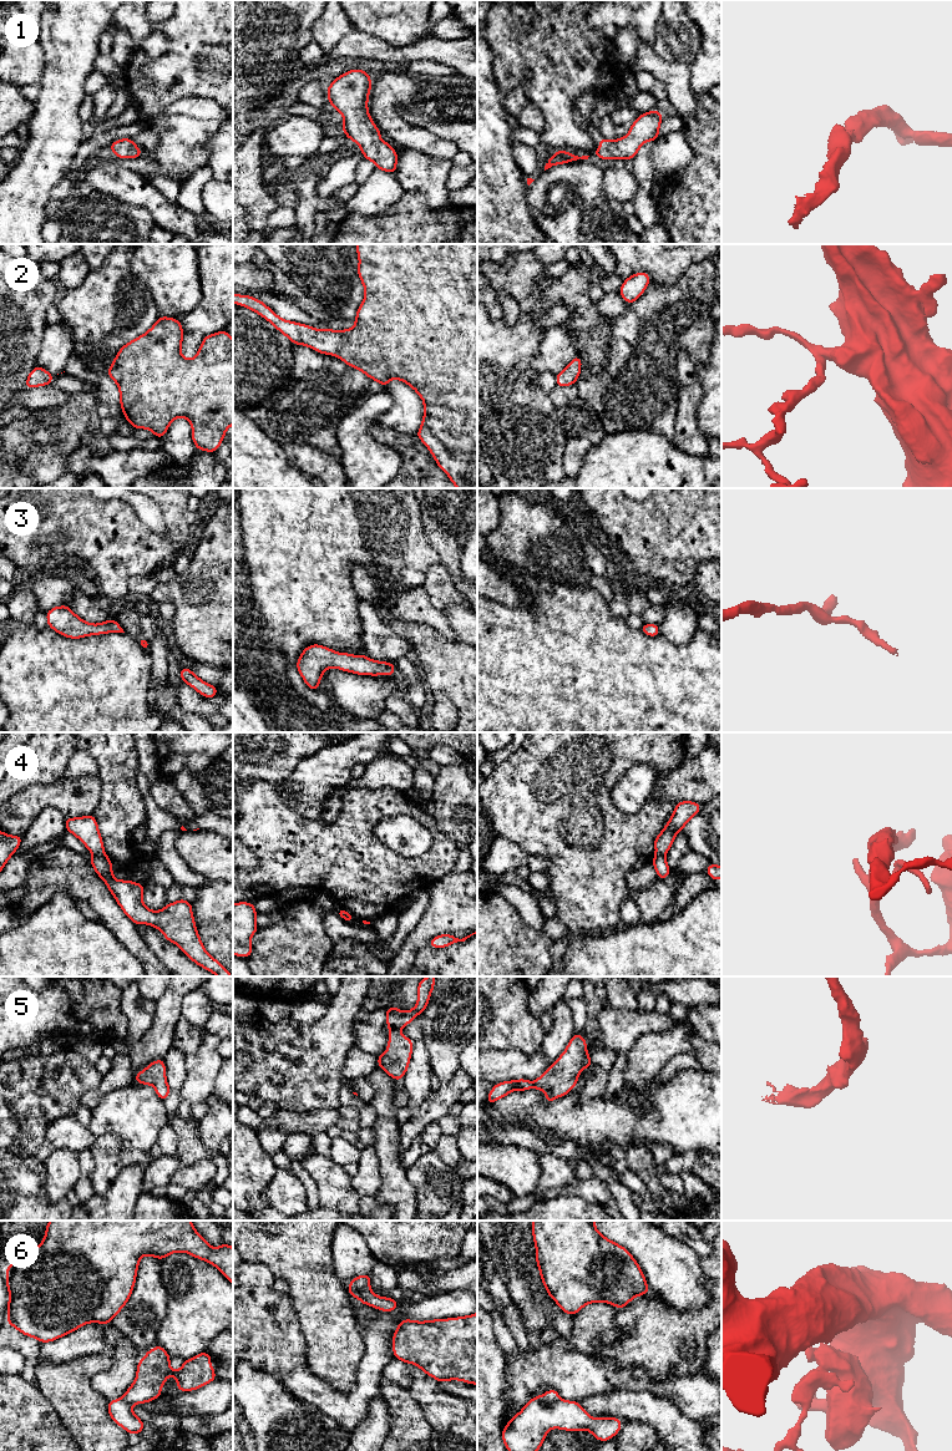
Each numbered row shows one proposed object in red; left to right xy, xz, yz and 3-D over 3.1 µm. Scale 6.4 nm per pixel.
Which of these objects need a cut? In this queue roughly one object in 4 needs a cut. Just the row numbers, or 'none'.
4, 6

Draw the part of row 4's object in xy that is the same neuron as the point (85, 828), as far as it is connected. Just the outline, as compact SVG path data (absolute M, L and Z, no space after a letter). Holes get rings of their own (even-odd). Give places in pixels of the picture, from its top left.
M93 815L65 818L66 831L75 834L95 854L105 854L103 842Z

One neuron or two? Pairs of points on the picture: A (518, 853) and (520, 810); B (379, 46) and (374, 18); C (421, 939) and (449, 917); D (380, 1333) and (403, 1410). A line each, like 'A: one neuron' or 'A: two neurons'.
A: two neurons
B: two neurons
C: one neuron
D: two neurons

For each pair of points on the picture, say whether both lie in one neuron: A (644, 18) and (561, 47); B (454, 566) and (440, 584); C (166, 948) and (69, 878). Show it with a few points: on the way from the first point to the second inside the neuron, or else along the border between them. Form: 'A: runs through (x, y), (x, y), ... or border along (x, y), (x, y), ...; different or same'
A: runs through (623, 18), (606, 18), (582, 31); same
B: border along (439, 563), (449, 572), (454, 587), (464, 597); different
C: border along (136, 926), (143, 940), (153, 952); different

